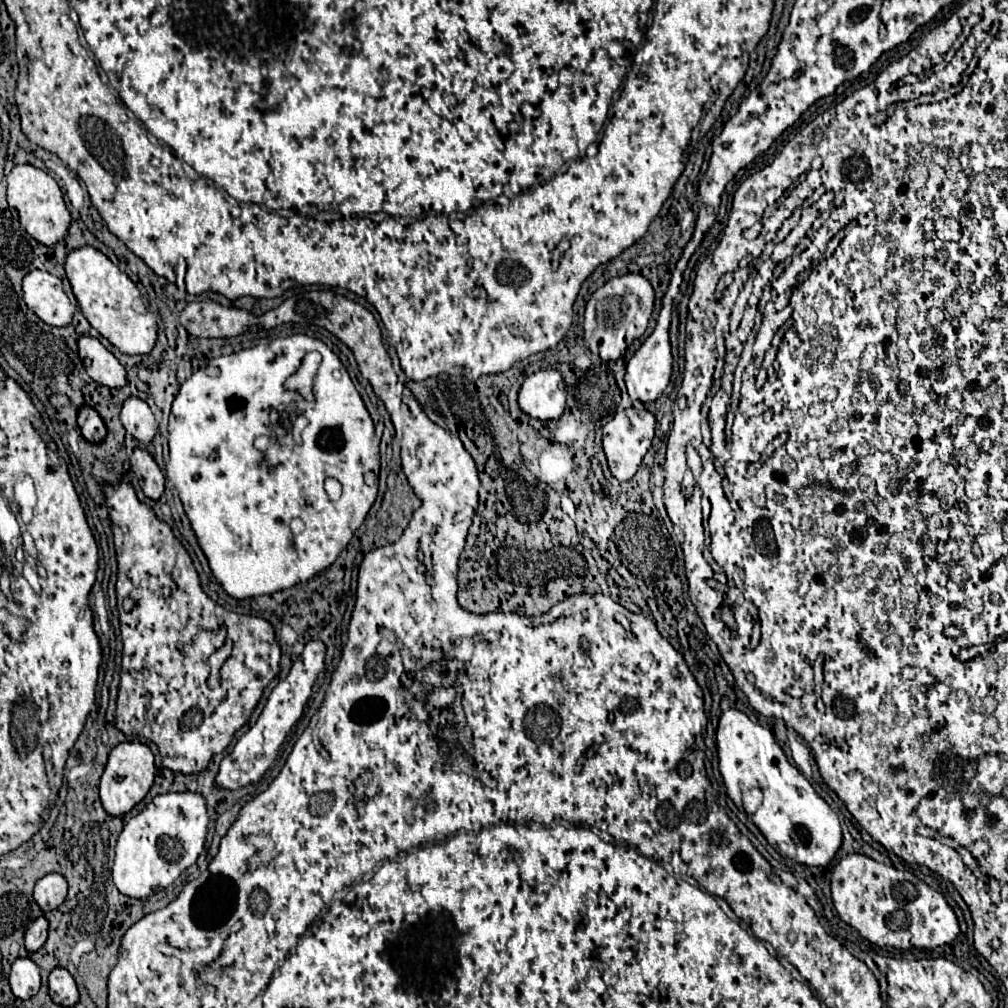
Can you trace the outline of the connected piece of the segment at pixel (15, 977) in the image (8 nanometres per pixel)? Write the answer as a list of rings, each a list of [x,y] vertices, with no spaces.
[[[17,958],[11,964],[9,984],[11,984],[13,994],[21,1000],[35,996],[39,992],[39,986],[41,986],[39,966],[31,958]]]

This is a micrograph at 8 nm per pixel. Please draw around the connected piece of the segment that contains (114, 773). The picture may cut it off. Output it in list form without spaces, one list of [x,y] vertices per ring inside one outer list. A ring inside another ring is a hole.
[[[121,742],[121,744],[117,744],[109,754],[109,760],[105,764],[105,772],[103,772],[101,784],[99,784],[101,802],[103,802],[103,808],[107,810],[107,814],[111,814],[111,816],[127,814],[137,802],[141,802],[145,798],[145,794],[149,792],[149,788],[153,784],[155,773],[153,752],[147,744],[143,744],[143,742]]]

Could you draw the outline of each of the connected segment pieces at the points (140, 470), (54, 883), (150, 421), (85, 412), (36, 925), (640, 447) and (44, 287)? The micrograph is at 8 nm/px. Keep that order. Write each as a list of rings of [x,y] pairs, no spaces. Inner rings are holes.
[[[137,448],[131,454],[131,470],[133,470],[135,478],[139,480],[139,486],[145,492],[147,498],[159,500],[163,496],[165,476],[163,476],[161,468],[155,464],[153,456],[147,450],[139,450]]]
[[[55,872],[43,876],[35,884],[33,898],[41,906],[43,912],[49,912],[49,910],[61,906],[63,900],[67,898],[67,880],[61,874],[55,874]]]
[[[131,396],[125,404],[123,404],[123,410],[121,410],[121,422],[125,426],[125,430],[139,442],[143,444],[151,444],[155,434],[157,434],[157,422],[149,410],[149,406]]]
[[[93,408],[79,410],[79,428],[81,428],[83,438],[91,444],[99,444],[107,436],[107,428],[105,428],[101,416]]]
[[[39,916],[25,932],[25,948],[27,952],[37,952],[45,940],[47,940],[47,928],[49,928],[49,922],[45,916]]]
[[[627,408],[623,412],[617,412],[605,426],[603,426],[603,448],[611,474],[619,480],[631,480],[645,456],[645,452],[651,446],[651,440],[655,436],[655,416],[645,408]]]
[[[33,270],[23,278],[23,300],[45,324],[67,326],[73,320],[75,306],[63,292],[63,282],[43,270]]]

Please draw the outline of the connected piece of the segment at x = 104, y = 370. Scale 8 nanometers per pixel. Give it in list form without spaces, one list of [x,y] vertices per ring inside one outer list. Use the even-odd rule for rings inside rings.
[[[91,336],[79,338],[79,356],[87,368],[87,374],[107,388],[123,388],[127,384],[127,372],[119,364],[119,360],[97,340]]]

